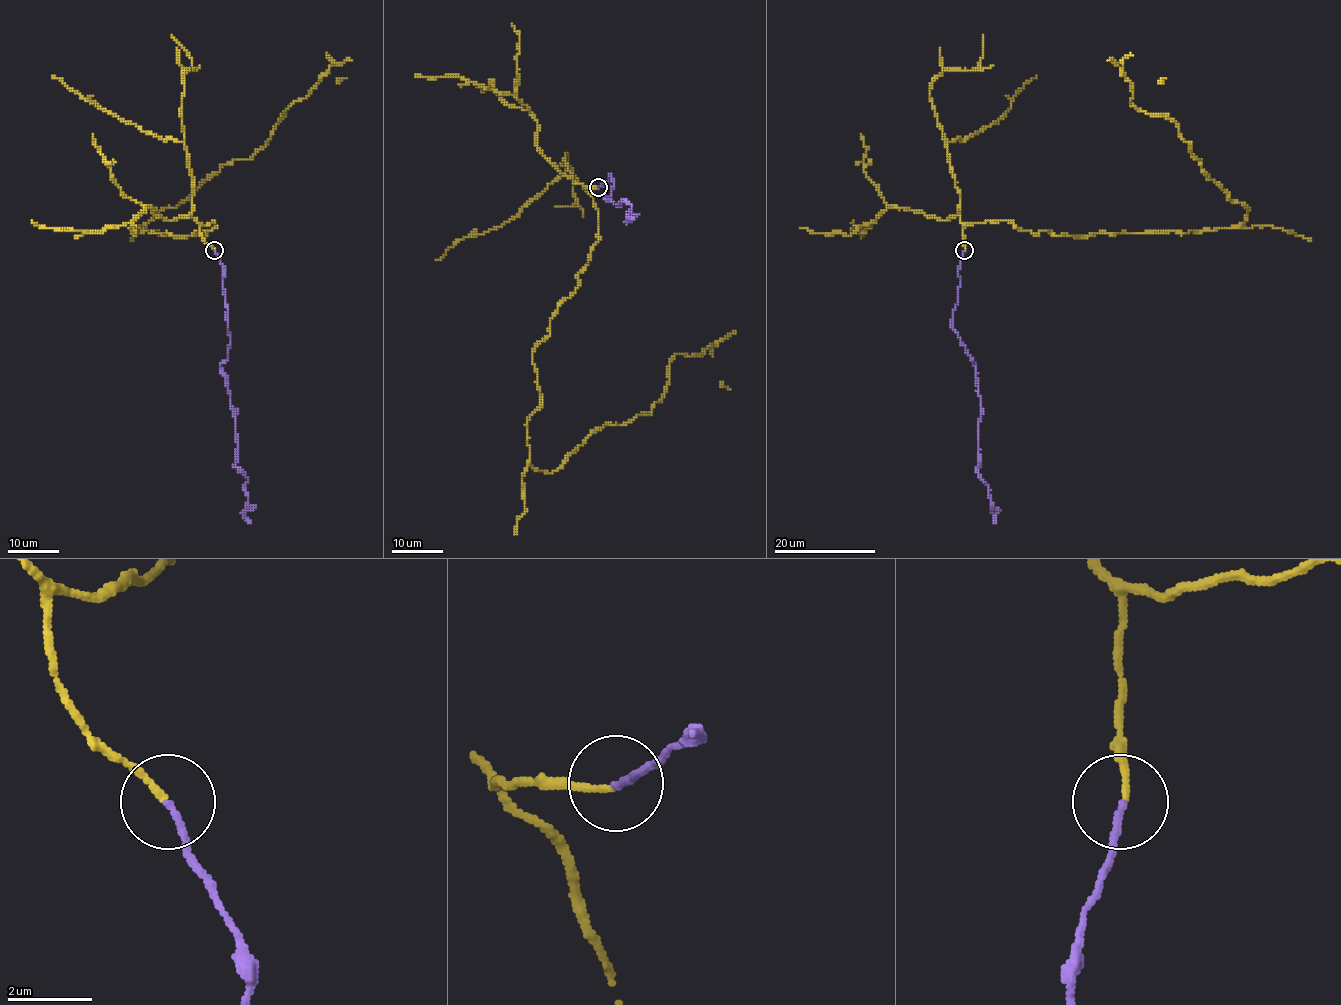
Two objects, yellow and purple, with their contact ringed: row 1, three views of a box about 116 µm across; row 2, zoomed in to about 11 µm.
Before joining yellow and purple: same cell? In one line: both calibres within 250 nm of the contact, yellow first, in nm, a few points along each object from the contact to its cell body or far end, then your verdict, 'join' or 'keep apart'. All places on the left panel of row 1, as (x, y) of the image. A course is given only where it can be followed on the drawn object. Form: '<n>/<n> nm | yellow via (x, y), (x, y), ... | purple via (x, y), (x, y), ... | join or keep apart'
150/170 nm | yellow via (214, 250), (200, 226), (215, 220), (196, 236), (143, 230), (222, 166), (250, 159), (332, 62), (351, 60) | purple via (214, 250), (224, 272), (231, 344), (220, 365), (236, 422), (236, 466), (248, 479), (245, 517), (250, 523) | join

